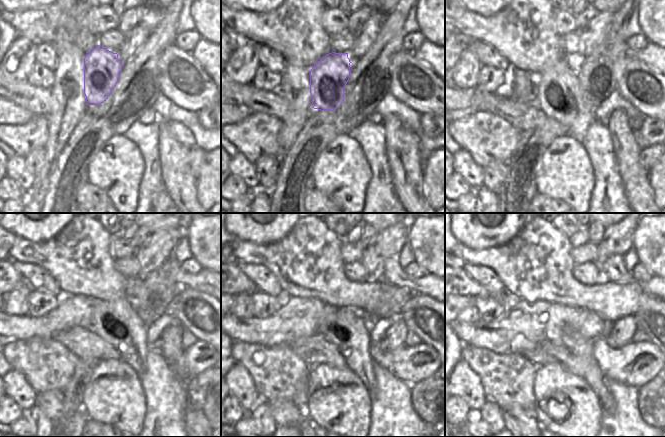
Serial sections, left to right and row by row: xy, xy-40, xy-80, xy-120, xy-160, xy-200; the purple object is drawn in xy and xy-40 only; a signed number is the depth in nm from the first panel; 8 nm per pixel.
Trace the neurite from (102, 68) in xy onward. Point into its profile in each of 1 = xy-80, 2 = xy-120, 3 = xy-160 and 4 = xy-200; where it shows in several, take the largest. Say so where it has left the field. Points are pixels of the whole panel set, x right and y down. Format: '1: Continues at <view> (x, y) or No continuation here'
1: Continues at xy-80 (558, 96)
2: Continues at xy-120 (117, 332)
3: Continues at xy-160 (343, 341)
4: Continues at xy-200 (574, 354).

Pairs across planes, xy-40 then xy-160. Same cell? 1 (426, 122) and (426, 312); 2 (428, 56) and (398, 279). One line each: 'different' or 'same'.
1: different
2: same

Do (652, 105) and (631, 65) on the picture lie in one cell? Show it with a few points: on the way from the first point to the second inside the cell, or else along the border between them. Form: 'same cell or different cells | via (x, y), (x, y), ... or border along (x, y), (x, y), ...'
same cell | via (640, 102), (628, 91), (625, 77)

